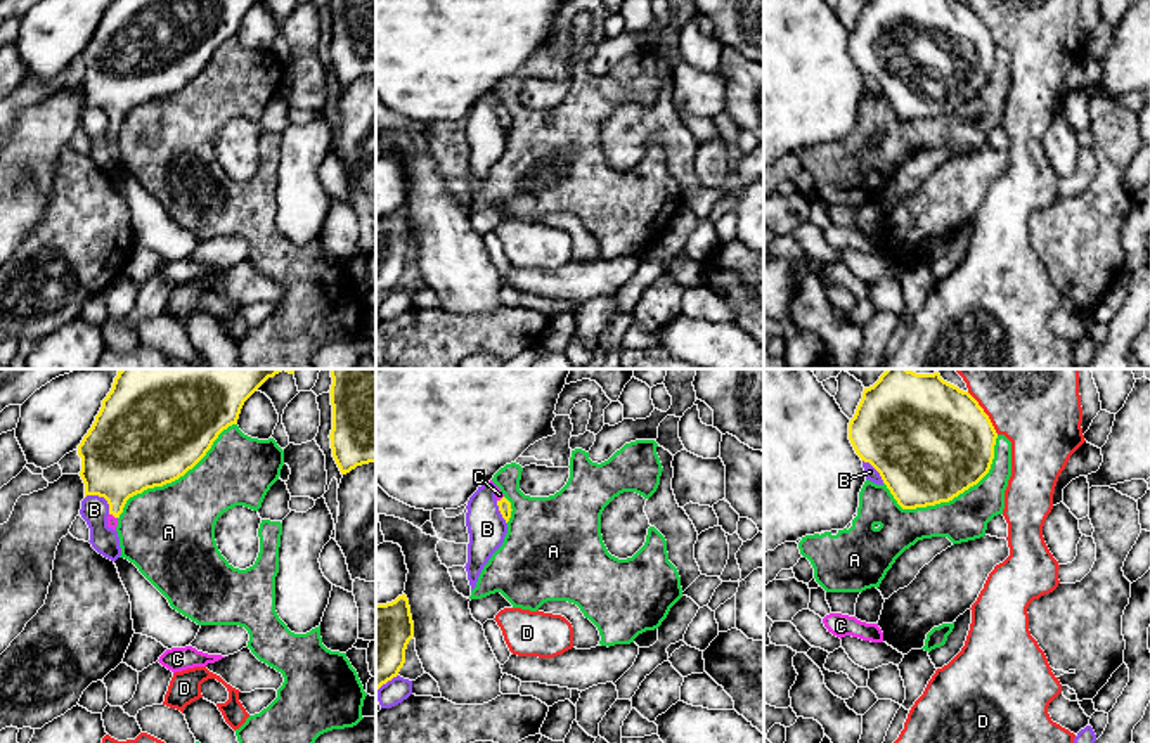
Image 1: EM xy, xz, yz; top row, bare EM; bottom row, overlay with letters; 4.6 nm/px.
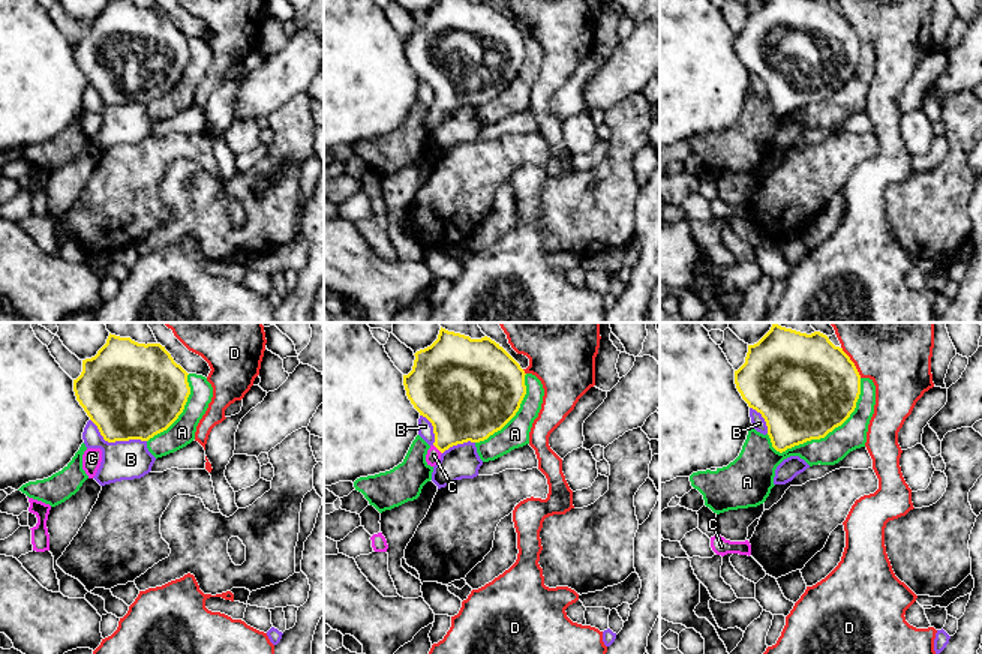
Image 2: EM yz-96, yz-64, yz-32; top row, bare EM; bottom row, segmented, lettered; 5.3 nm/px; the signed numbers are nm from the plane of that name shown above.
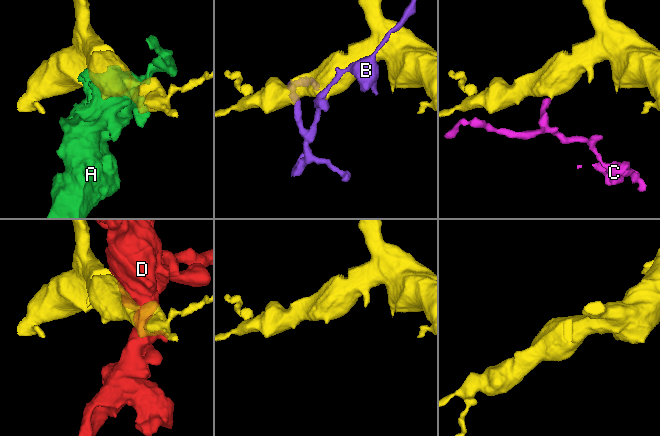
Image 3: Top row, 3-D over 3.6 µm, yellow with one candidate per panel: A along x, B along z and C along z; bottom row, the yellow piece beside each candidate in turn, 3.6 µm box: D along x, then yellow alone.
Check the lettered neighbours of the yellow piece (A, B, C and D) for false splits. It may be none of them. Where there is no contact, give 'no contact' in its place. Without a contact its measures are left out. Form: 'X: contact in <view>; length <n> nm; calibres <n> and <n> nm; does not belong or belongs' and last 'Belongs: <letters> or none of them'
A: contact in yz; length 600 nm; calibres 500 and 220 nm; does not belong
B: contact in xy; length 150 nm; calibres 400 and 130 nm; does not belong
C: contact in xy; length 50 nm; calibres 360 and 50 nm; belongs
D: contact in yz; length 240 nm; calibres 500 and 300 nm; does not belong
Belongs: C

